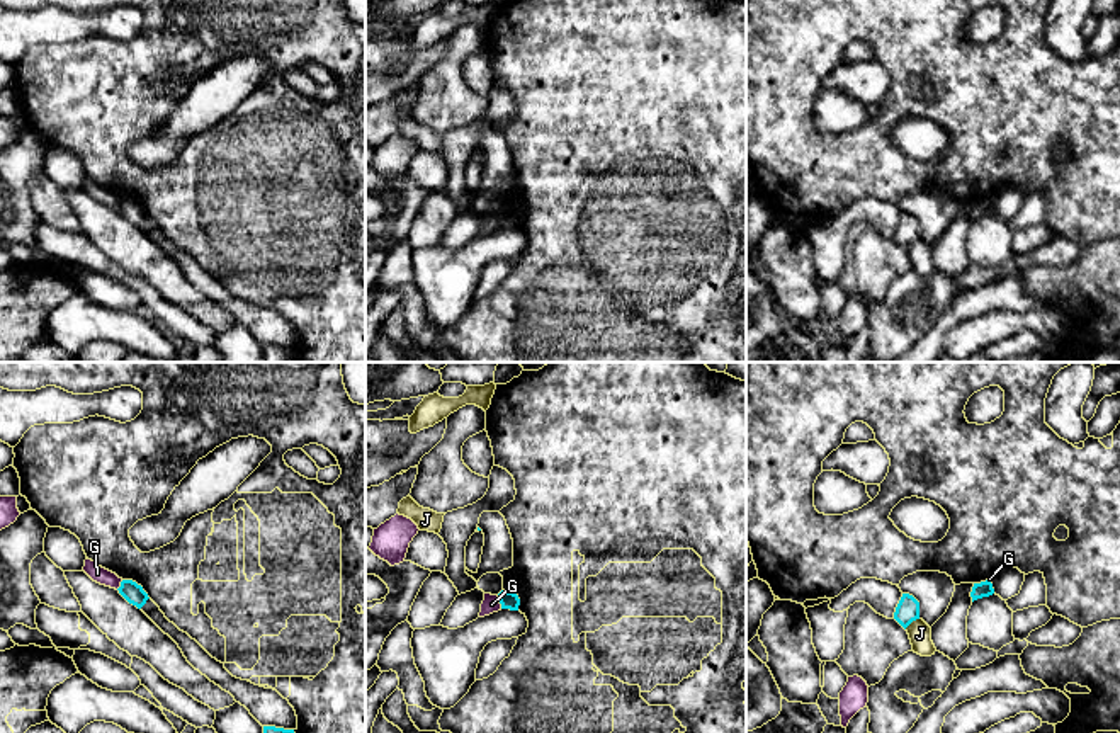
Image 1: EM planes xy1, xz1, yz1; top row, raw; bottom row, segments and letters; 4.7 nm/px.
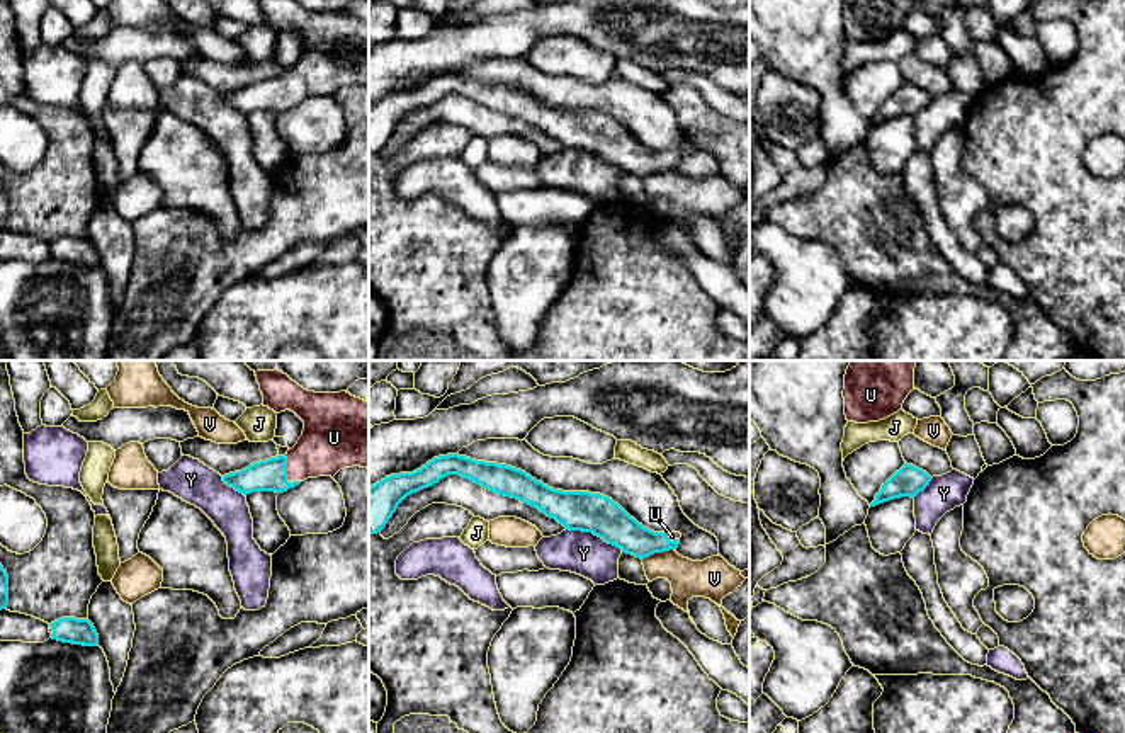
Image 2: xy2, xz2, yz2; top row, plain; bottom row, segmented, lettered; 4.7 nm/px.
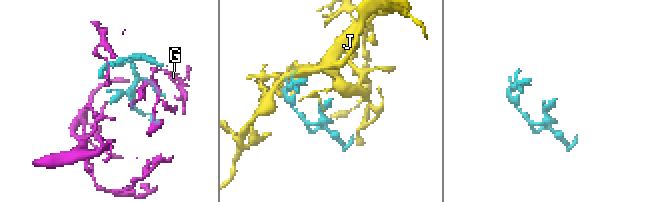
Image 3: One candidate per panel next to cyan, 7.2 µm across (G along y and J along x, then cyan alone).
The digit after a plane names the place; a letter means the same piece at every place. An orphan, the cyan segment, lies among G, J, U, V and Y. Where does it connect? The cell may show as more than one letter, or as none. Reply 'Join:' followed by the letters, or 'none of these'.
Join: U

